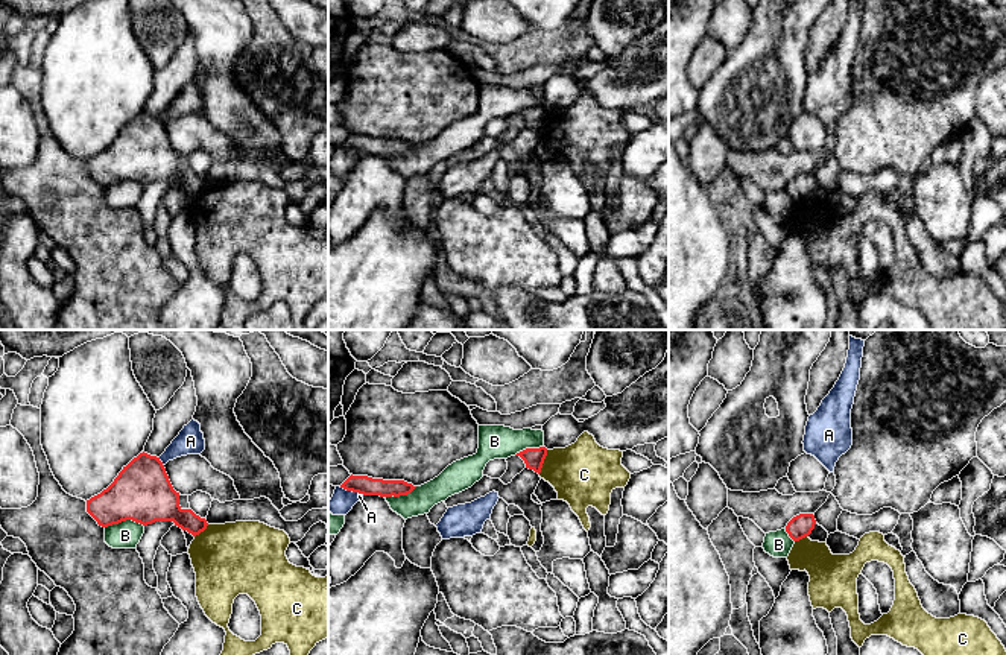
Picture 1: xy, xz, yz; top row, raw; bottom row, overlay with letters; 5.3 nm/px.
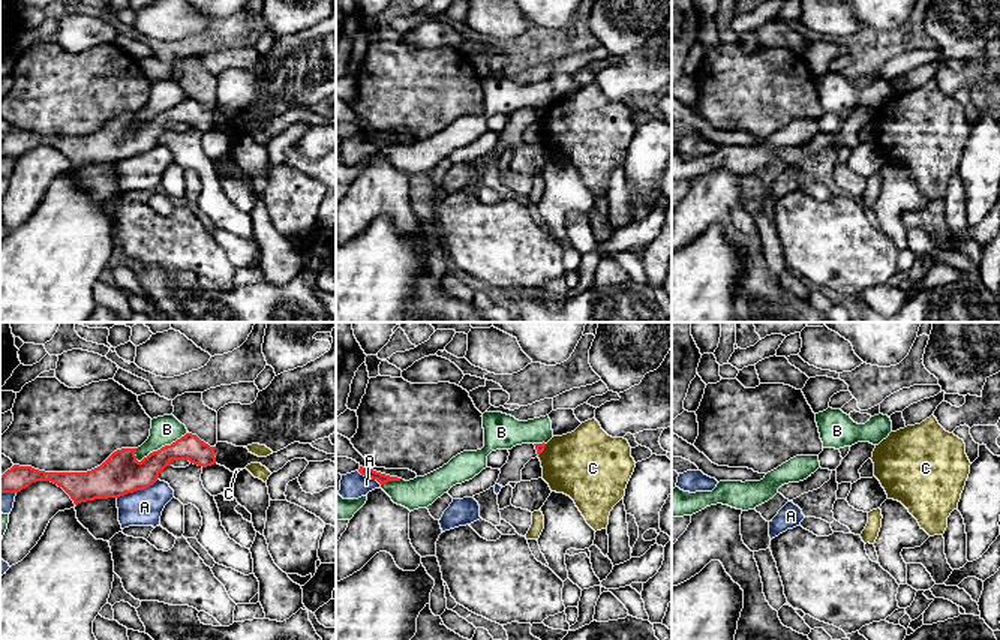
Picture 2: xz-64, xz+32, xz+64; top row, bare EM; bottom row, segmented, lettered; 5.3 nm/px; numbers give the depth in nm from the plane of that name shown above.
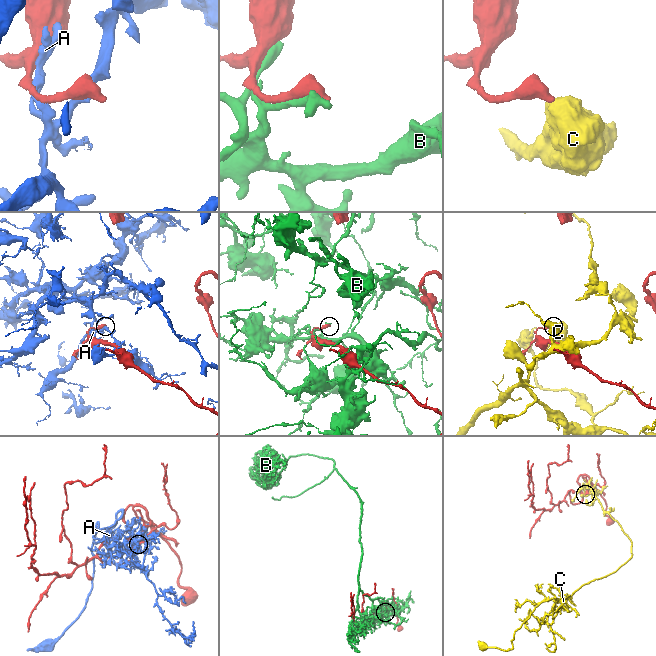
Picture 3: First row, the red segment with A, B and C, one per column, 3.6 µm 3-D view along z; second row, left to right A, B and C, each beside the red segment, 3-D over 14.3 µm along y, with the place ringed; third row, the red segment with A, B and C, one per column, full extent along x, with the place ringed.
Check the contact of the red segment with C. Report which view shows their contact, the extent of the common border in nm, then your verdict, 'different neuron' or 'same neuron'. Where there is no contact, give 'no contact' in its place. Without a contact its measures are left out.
xz | 140 nm | different neuron

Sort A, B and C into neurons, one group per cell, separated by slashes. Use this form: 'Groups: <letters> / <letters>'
Groups: A / B / C

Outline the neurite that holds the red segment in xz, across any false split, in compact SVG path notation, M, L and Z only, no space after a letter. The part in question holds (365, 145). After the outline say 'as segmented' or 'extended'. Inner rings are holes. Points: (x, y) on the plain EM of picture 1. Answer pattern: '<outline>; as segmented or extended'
M350 135L340 147L363 155L400 157L410 153L416 146L404 140L383 140L368 135Z; as segmented

